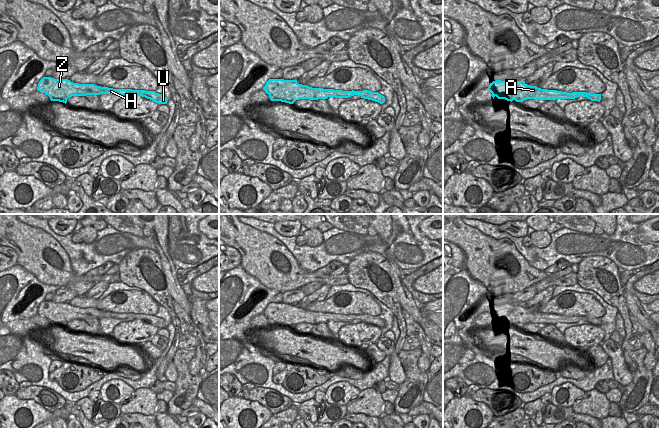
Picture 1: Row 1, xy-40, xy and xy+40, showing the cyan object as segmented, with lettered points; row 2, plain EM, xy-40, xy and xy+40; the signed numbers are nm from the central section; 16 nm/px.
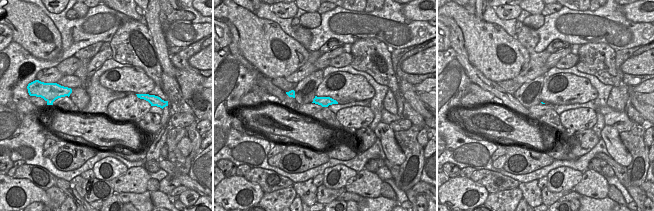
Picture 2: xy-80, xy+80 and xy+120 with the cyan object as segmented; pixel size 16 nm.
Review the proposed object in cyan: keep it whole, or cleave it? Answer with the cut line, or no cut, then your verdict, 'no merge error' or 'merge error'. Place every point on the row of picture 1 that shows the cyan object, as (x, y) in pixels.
no cut | no merge error

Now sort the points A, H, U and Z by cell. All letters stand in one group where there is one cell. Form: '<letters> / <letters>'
A H U Z

